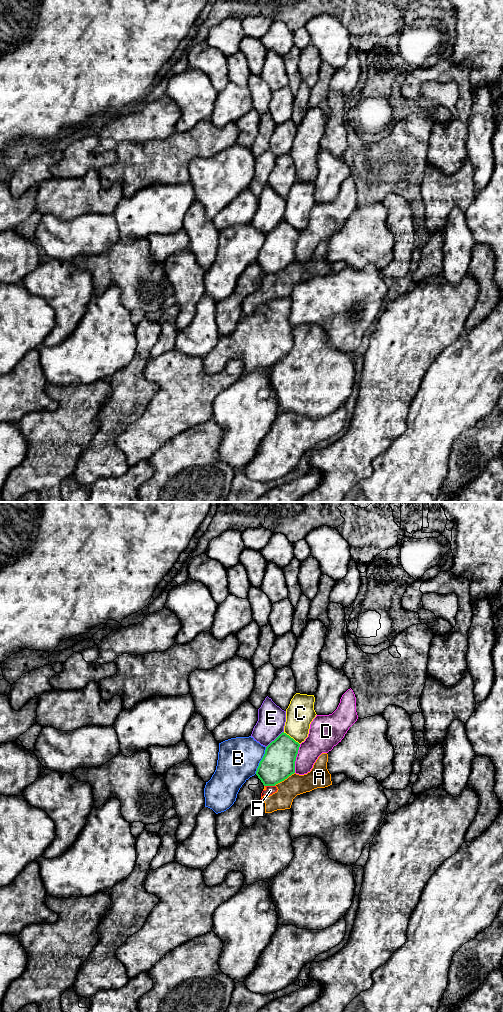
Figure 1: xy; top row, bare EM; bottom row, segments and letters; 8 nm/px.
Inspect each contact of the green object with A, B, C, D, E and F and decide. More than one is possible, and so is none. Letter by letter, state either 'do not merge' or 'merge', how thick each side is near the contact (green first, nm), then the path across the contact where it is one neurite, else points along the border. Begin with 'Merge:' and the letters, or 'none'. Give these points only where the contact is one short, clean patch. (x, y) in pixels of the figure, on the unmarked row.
Merge: none
A: do not merge; calibres 280 and 170 nm
B: do not merge; calibres 280 and 340 nm
C: do not merge; calibres 280 and 220 nm
D: do not merge; calibres 280 and 220 nm
E: do not merge; calibres 280 and 220 nm
F: do not merge; calibres 280 and 70 nm; border xy (265, 273), (274, 274)

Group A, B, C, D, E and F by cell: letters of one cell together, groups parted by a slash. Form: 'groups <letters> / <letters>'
groups A F / B / C / D / E

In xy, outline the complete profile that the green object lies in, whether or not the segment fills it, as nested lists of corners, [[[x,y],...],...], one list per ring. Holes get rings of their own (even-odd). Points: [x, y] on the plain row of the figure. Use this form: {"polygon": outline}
{"polygon": [[[282,220],[265,238],[256,263],[264,274],[275,274],[295,261],[300,232]]]}

